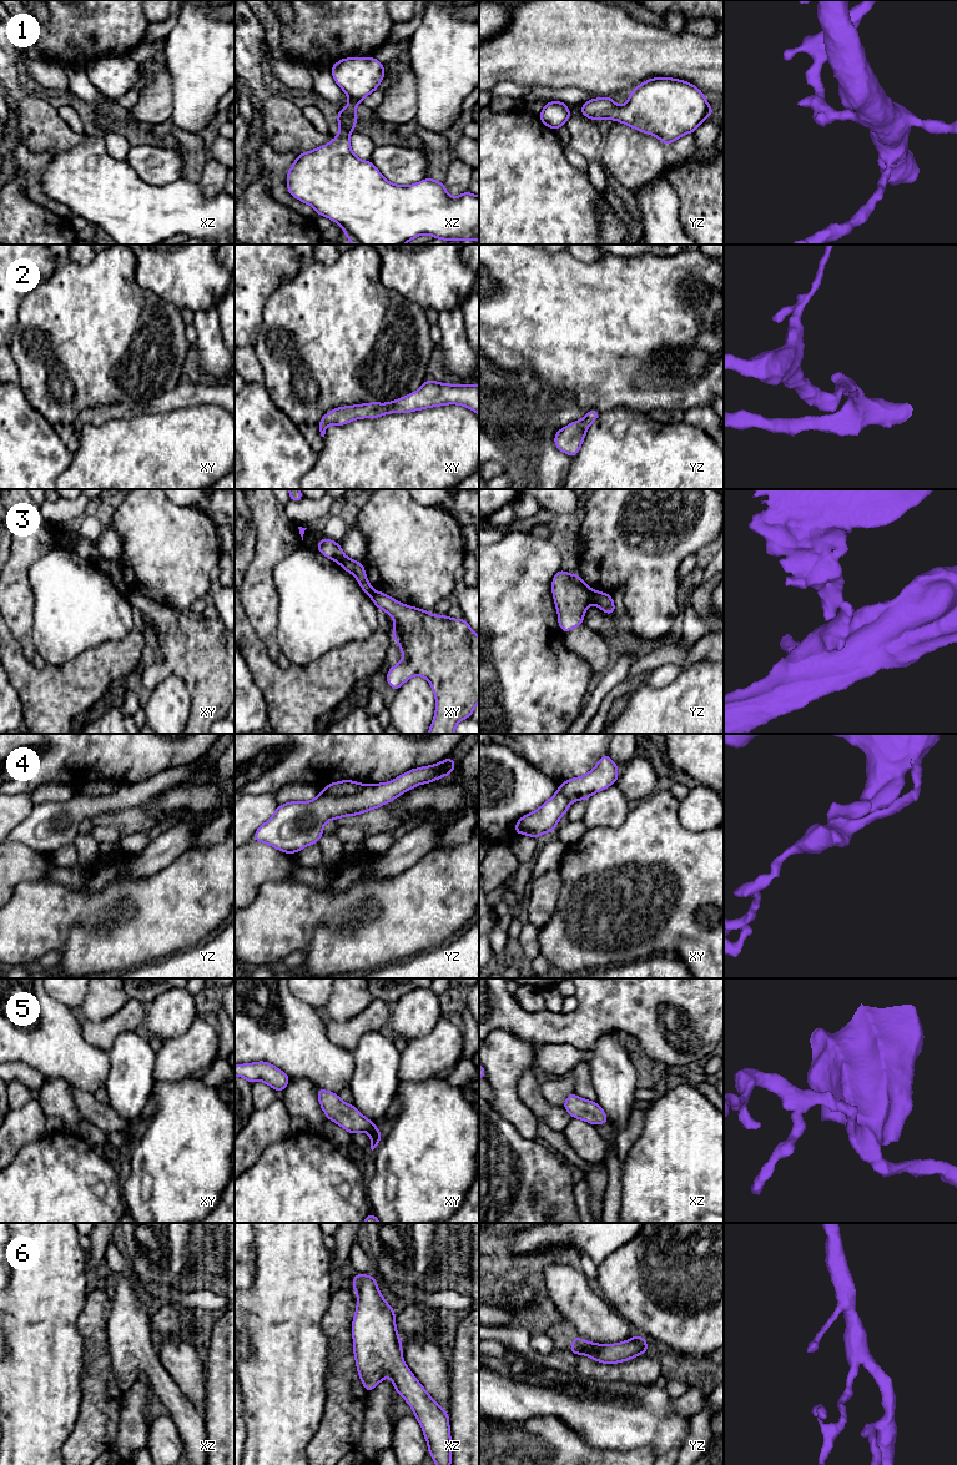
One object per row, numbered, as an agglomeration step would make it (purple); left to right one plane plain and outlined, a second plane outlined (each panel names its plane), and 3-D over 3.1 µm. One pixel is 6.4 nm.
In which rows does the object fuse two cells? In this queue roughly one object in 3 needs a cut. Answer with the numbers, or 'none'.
3, 4

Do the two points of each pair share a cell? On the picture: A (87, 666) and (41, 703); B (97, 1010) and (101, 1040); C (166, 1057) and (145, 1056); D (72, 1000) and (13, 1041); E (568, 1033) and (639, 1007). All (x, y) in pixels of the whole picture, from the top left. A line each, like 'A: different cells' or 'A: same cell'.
A: same cell
B: different cells
C: different cells
D: different cells
E: same cell

